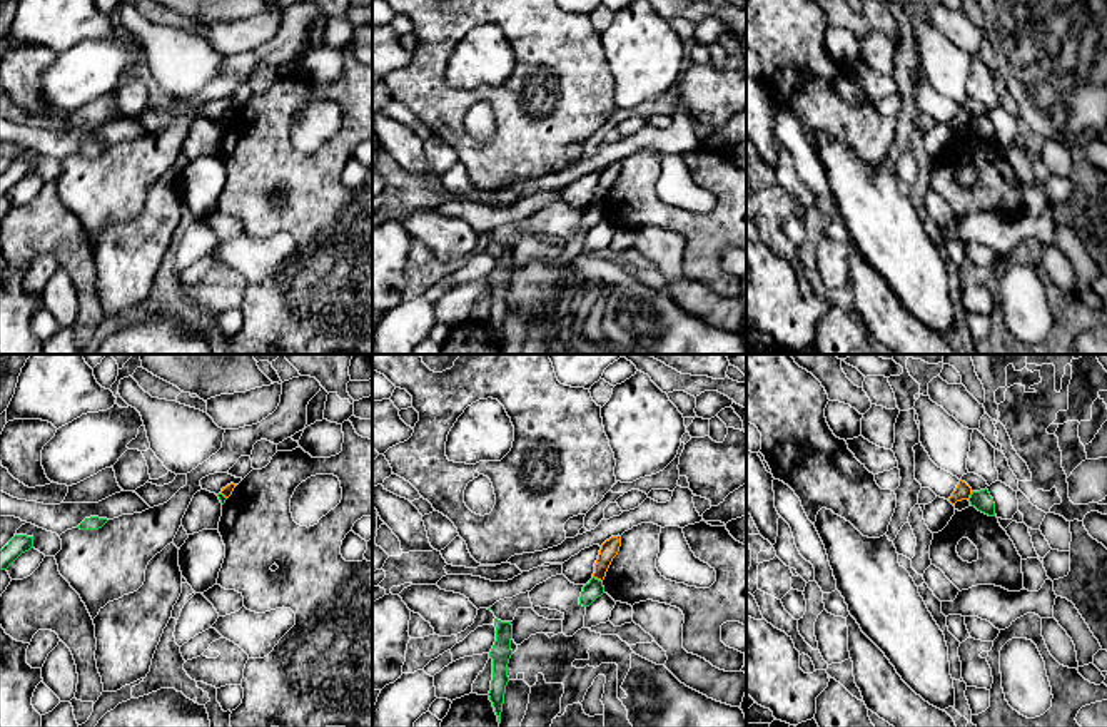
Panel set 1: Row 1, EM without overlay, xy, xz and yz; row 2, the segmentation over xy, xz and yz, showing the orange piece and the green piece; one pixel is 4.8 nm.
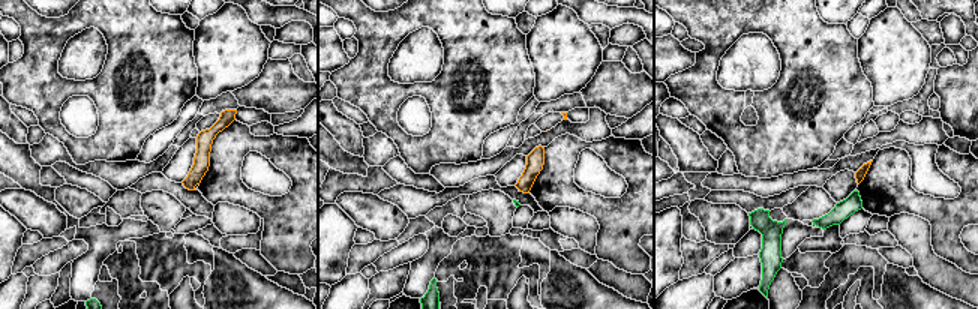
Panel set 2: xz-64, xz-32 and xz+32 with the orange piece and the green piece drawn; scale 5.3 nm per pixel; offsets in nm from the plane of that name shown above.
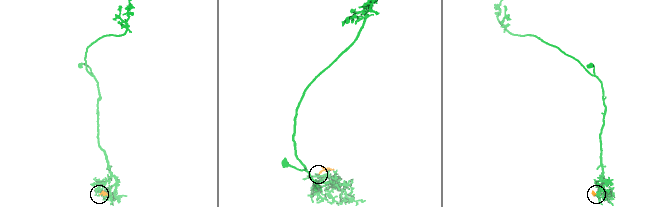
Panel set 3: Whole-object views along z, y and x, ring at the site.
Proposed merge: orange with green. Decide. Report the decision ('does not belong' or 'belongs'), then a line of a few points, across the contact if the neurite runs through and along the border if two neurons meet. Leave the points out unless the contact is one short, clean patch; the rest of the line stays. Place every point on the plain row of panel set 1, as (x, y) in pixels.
does not belong; line xz (593, 201), (601, 208)

